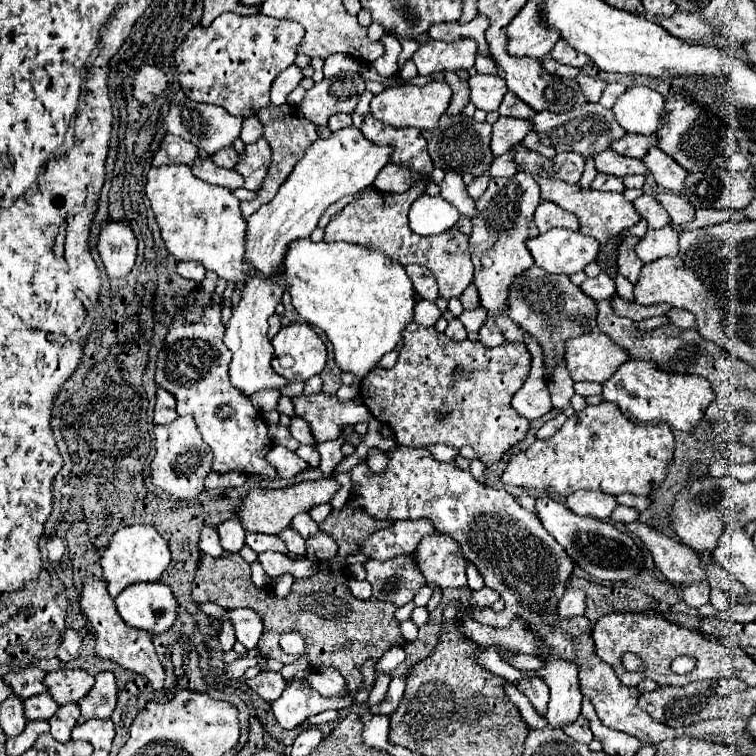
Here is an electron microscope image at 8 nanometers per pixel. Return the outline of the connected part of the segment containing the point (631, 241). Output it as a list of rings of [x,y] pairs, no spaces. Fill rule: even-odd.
[[[625,237],[619,247],[619,259],[617,259],[617,273],[627,277],[631,283],[639,279],[639,271],[643,267],[643,261],[635,257],[635,243],[639,243],[639,237]]]

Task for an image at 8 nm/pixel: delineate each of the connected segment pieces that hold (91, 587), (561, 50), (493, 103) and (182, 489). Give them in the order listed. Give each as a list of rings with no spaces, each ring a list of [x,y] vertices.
[[[83,577],[83,589],[81,589],[81,601],[79,601],[81,611],[85,613],[85,617],[89,619],[89,623],[95,629],[95,637],[97,637],[97,645],[95,645],[95,653],[103,659],[111,659],[115,663],[119,663],[125,669],[131,669],[143,677],[149,679],[149,683],[153,685],[153,689],[161,689],[163,681],[165,681],[165,671],[161,667],[161,661],[155,653],[151,635],[147,631],[141,629],[133,629],[129,625],[125,625],[125,621],[119,617],[117,609],[115,609],[115,601],[113,597],[107,593],[107,581],[99,579],[99,577]]]
[[[557,41],[551,51],[551,57],[563,65],[573,65],[579,69],[589,63],[589,57],[579,53],[577,49],[571,49],[571,45],[567,45],[567,41]]]
[[[475,75],[469,79],[471,103],[483,111],[497,111],[505,93],[507,83],[499,75]]]
[[[191,415],[177,417],[173,423],[155,427],[155,459],[151,461],[151,479],[157,487],[169,493],[175,499],[197,499],[201,495],[201,487],[205,487],[205,477],[211,473],[213,453],[195,427]]]

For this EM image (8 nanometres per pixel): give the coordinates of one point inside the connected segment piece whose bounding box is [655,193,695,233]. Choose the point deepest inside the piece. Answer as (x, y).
(681, 211)

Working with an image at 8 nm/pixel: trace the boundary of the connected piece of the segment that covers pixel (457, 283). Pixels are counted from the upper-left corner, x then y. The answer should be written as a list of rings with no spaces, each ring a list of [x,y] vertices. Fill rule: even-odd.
[[[417,179],[411,189],[403,193],[385,193],[377,187],[369,187],[361,193],[355,201],[345,205],[339,213],[333,215],[329,225],[325,227],[325,241],[345,241],[363,245],[367,249],[377,249],[385,253],[387,257],[395,259],[403,267],[417,263],[425,265],[439,281],[439,297],[451,299],[461,297],[465,287],[473,279],[473,263],[469,259],[469,237],[463,235],[457,229],[449,229],[441,235],[417,235],[411,231],[407,215],[411,209],[411,203],[425,195],[425,187],[429,185],[429,179]]]

